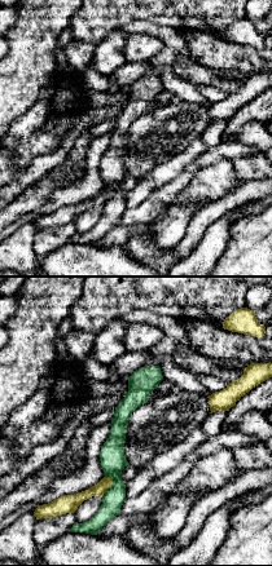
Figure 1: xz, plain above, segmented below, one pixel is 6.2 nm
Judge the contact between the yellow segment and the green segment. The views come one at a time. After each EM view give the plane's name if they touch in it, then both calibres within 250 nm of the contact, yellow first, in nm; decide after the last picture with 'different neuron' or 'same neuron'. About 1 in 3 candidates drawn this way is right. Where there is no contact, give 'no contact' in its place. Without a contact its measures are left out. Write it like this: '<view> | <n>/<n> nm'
xz | 80/160 nm

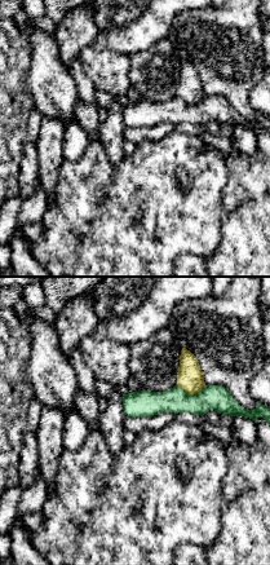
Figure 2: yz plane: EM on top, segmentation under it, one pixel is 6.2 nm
yz | 170/160 nm

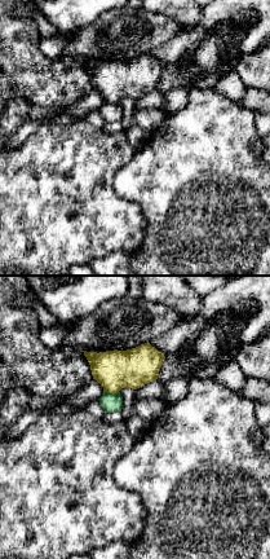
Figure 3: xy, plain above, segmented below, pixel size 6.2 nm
xy | 240/110 nm

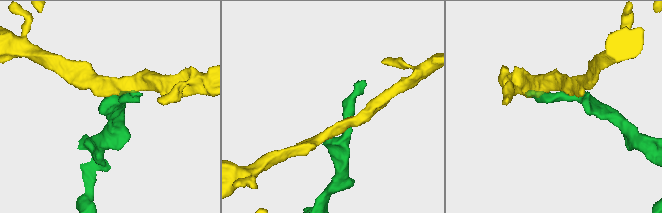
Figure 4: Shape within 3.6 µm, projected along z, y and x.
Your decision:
different neuron

